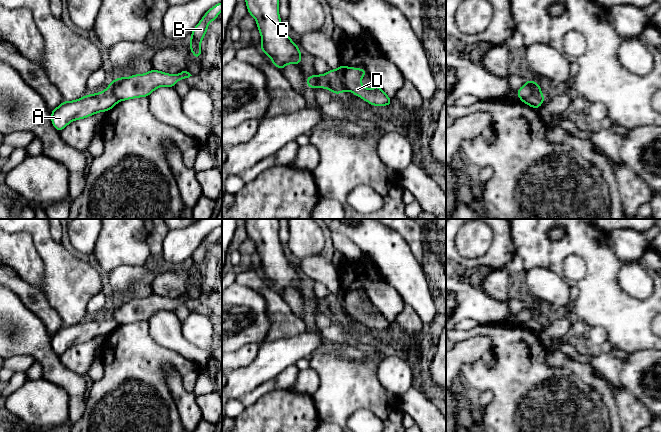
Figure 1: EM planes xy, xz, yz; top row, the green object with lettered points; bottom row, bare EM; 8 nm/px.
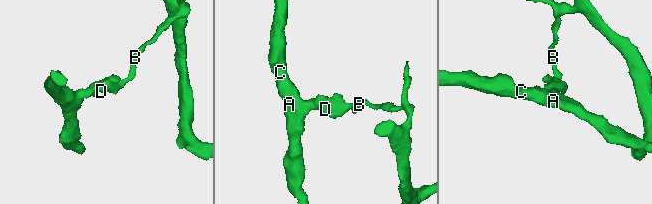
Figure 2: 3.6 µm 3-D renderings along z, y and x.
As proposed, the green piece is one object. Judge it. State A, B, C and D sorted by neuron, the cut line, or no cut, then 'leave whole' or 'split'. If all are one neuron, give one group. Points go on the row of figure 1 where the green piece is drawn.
A C / B D | yz (540, 92), (520, 99) | split

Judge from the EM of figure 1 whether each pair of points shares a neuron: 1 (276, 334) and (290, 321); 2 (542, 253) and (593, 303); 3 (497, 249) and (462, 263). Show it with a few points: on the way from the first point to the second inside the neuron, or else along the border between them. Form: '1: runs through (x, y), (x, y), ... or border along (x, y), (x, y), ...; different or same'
1: runs through (279, 331), (287, 324); same
2: runs through (565, 249), (580, 249), (593, 262), (593, 280); same
3: runs through (488, 258), (471, 263); same

